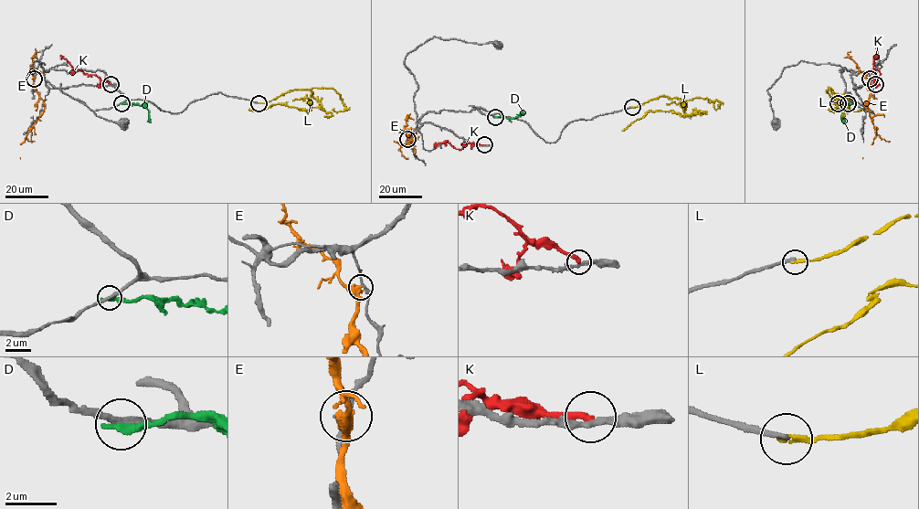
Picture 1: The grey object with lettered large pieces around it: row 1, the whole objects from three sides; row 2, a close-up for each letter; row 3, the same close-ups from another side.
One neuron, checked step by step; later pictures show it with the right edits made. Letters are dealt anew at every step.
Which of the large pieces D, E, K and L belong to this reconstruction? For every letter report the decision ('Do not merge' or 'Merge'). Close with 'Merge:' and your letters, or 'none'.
D: Do not merge
E: Do not merge
K: Do not merge
L: Do not merge
Merge: none

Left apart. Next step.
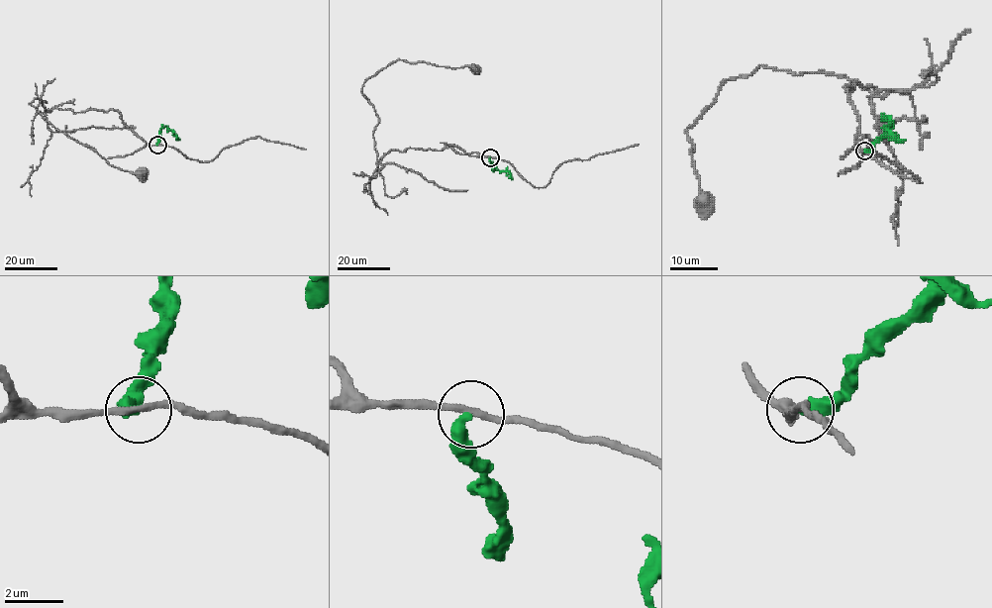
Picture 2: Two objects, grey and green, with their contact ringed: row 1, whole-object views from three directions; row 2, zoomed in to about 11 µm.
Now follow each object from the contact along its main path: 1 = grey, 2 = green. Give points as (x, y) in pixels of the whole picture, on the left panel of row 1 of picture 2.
1: (157, 145), (142, 140), (116, 111), (53, 107), (45, 113), (42, 99), (30, 104), (110, 164), (144, 173)
2: (157, 145), (161, 129), (164, 126), (180, 138)

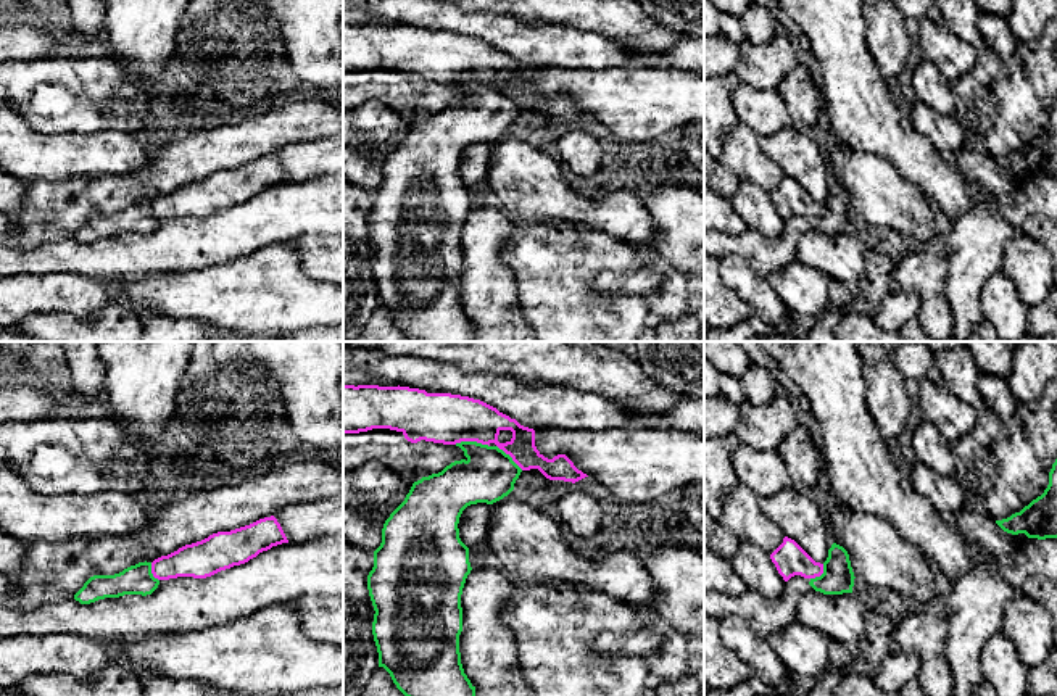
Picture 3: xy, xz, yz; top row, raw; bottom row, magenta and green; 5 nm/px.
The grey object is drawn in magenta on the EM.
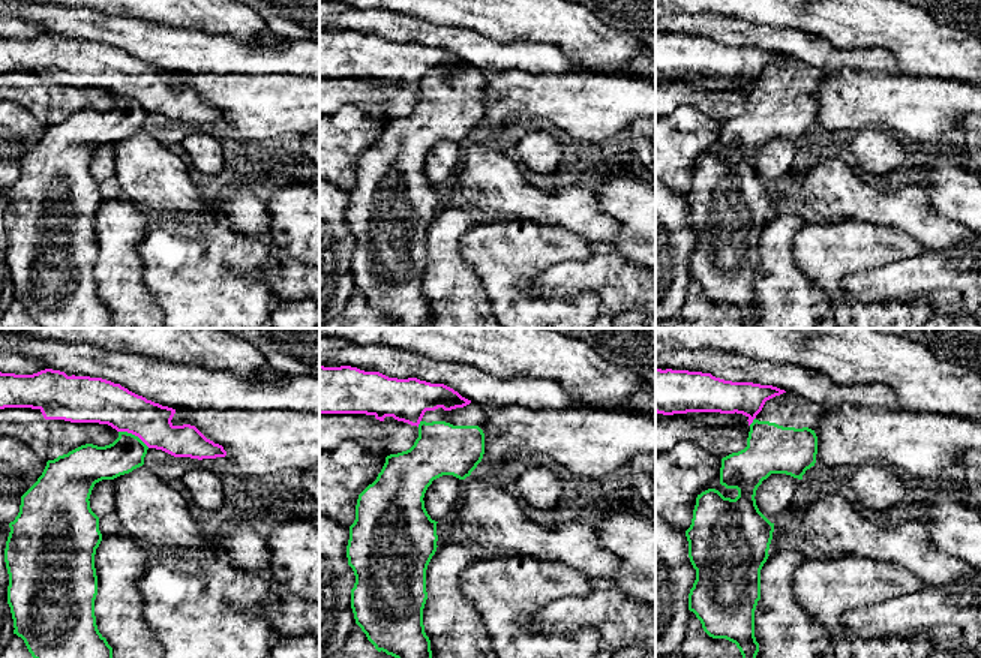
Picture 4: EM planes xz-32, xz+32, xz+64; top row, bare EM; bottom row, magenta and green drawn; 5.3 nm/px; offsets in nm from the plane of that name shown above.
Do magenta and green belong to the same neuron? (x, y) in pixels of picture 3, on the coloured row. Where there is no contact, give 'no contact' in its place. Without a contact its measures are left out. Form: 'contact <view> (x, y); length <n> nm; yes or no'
contact xz (472, 440); length 180 nm; no

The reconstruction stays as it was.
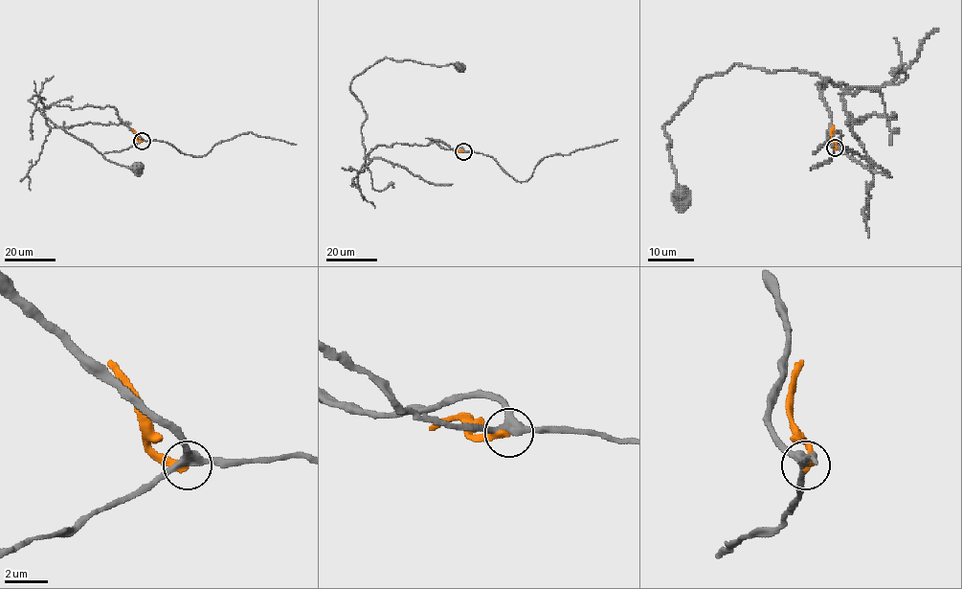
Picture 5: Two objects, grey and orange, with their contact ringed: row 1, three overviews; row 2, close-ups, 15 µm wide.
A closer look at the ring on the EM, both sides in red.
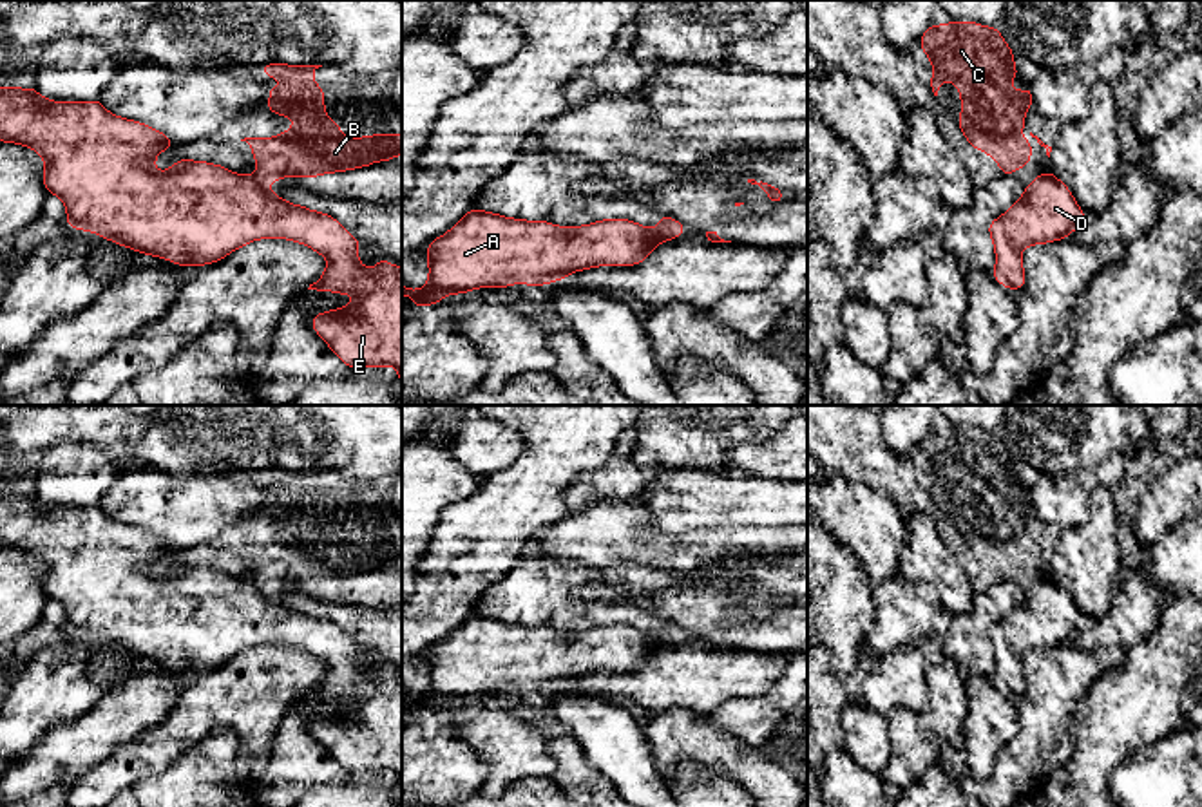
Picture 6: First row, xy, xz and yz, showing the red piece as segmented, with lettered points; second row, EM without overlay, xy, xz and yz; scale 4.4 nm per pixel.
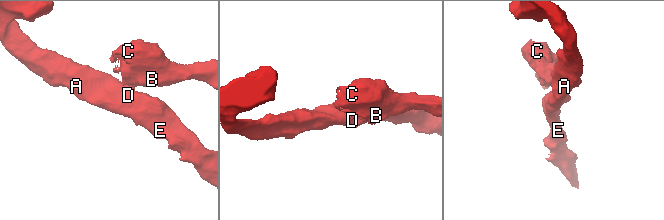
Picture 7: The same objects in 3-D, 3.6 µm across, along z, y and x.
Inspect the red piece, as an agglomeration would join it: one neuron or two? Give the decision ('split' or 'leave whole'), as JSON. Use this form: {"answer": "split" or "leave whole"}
{"answer": "split"}

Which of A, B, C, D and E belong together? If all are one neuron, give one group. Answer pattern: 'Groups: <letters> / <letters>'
Groups: A D E / B C

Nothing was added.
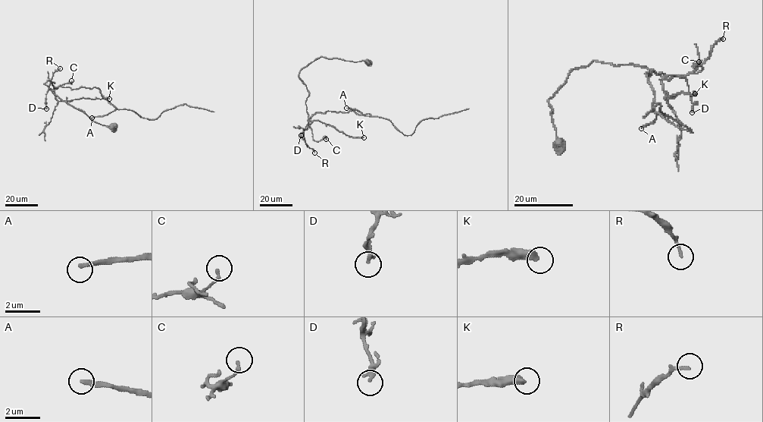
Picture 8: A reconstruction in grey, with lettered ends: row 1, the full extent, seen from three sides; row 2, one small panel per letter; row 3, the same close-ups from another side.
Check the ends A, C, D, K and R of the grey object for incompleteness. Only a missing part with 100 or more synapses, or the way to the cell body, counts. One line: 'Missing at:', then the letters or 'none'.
Missing at: A

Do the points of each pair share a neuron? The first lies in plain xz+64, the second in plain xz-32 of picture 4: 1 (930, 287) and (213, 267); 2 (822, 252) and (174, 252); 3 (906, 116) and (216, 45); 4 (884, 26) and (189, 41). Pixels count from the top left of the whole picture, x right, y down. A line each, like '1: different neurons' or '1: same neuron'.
1: different neurons
2: same neuron
3: different neurons
4: different neurons

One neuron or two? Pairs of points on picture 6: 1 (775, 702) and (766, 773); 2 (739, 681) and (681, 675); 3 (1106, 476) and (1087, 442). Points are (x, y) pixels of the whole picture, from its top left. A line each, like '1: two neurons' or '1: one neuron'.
1: two neurons
2: one neuron
3: two neurons

